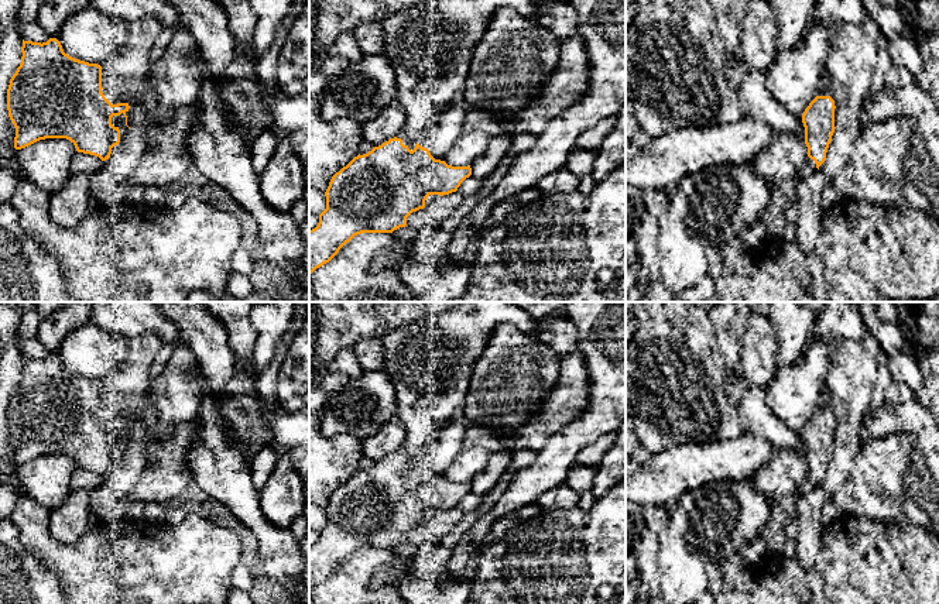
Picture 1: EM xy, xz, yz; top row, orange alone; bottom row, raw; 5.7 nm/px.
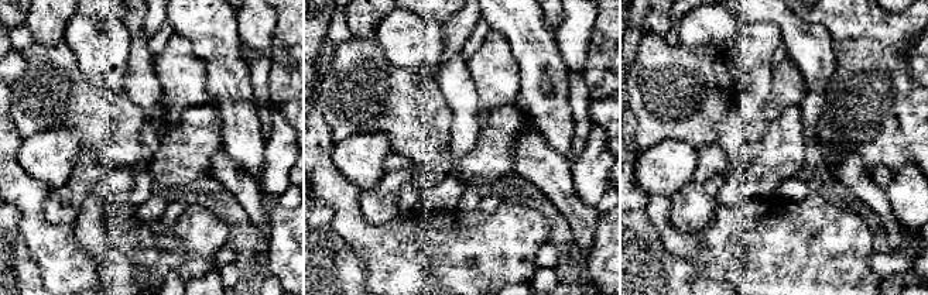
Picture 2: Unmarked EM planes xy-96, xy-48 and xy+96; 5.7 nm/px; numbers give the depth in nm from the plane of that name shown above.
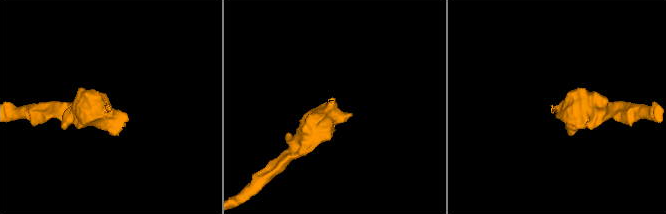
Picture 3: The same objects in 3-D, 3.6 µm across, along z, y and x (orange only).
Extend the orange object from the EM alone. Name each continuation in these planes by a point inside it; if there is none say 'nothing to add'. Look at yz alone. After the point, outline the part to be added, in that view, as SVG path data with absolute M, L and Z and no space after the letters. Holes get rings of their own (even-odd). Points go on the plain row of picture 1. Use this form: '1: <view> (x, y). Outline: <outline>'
1: yz (809, 483). Outline: M809 473L806 474L805 480L801 483L798 494L806 494L809 491L812 491L816 487L816 480L813 476L811 476Z

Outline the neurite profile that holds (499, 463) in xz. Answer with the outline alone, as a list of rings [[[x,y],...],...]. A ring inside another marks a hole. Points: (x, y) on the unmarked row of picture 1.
[[[510,450],[491,453],[486,469],[470,481],[472,493],[486,497],[494,490],[503,474],[510,469],[511,463],[513,453]]]

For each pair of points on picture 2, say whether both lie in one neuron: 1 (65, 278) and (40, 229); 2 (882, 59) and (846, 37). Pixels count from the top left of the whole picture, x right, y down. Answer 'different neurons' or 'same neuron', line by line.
1: same neuron
2: same neuron

